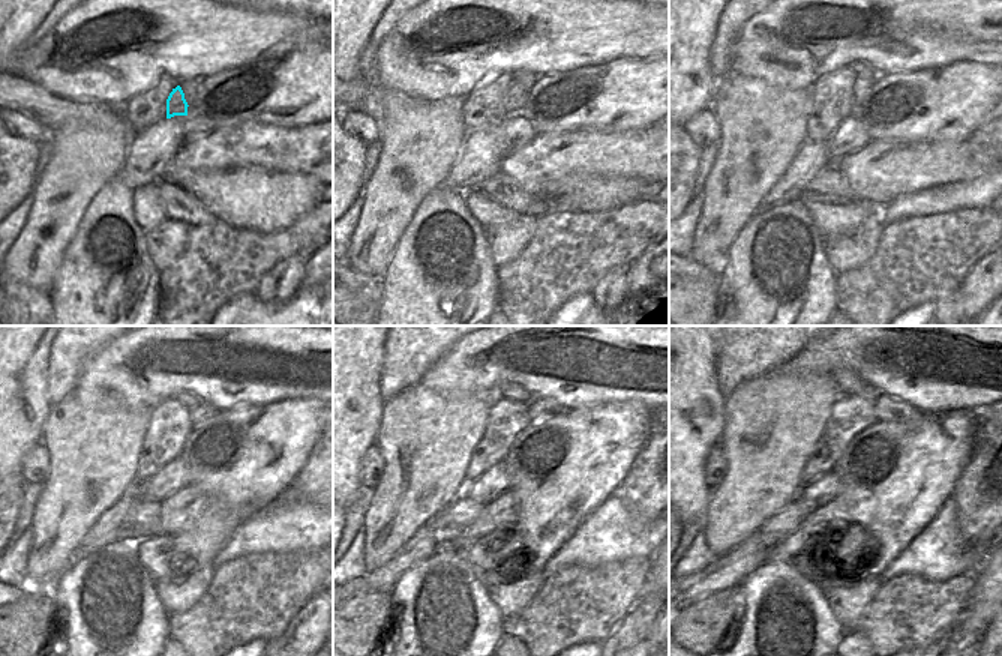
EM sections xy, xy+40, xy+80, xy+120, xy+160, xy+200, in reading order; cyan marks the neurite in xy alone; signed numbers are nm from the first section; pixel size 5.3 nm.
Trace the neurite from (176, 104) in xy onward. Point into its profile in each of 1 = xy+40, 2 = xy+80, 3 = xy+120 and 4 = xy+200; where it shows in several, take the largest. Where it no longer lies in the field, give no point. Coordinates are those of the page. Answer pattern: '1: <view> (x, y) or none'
1: xy+40 (516, 96)
2: xy+80 (861, 87)
3: xy+120 (203, 412)
4: xy+200 (887, 409)

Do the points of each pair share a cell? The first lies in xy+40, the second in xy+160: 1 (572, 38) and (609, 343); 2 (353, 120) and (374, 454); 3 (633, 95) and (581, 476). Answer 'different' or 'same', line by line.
1: same
2: same
3: same

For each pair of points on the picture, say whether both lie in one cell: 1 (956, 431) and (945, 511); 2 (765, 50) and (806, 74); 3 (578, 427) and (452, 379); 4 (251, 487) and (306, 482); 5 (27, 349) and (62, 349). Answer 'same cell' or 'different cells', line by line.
1: different cells
2: same cell
3: different cells
4: different cells
5: different cells

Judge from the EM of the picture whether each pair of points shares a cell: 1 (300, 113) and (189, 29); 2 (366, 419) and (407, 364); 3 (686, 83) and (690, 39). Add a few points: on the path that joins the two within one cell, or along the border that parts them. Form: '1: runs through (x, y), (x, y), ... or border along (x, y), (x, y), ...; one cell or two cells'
1: border along (275, 57), (261, 57), (207, 77); two cells
2: border along (381, 361), (380, 397), (384, 401); two cells
3: runs through (686, 72), (686, 50); one cell

